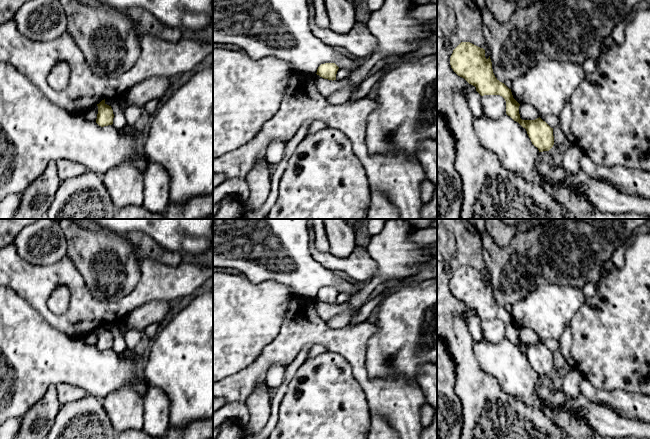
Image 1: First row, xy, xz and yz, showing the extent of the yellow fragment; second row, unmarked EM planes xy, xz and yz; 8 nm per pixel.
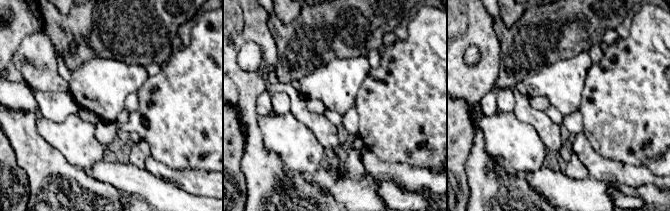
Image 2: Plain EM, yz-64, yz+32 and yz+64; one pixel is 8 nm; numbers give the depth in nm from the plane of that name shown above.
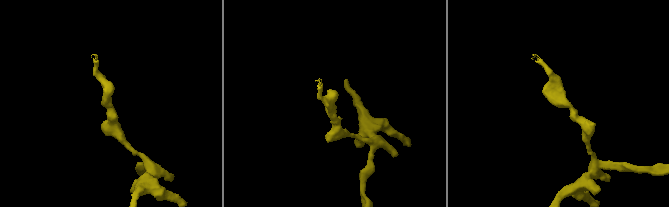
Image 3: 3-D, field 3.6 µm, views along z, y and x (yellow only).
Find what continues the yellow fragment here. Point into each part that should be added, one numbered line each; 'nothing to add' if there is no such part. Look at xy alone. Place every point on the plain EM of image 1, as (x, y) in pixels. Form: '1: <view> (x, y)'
nothing to add

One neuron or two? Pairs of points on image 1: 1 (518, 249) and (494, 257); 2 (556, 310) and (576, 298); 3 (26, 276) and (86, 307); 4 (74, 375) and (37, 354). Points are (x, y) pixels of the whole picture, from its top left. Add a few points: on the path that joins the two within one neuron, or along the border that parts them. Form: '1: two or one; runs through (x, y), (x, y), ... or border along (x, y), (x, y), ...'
1: one; runs through (512, 255), (510, 257), (500, 257)
2: one; runs through (561, 305), (571, 298)
3: one; runs through (43, 277), (64, 277), (77, 290)
4: one; runs through (65, 366), (57, 358), (46, 356)

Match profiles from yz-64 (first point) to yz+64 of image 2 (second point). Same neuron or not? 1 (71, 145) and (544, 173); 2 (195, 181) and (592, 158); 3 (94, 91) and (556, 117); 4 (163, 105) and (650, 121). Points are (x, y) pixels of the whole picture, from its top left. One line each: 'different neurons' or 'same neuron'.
1: different neurons
2: same neuron
3: different neurons
4: same neuron

